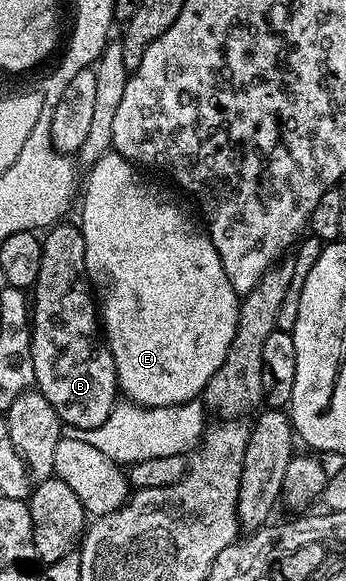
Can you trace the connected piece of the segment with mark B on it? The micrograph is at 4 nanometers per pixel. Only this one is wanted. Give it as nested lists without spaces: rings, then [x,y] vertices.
[[[55,224],[45,231],[40,276],[32,288],[34,386],[52,404],[63,424],[74,426],[75,431],[91,430],[108,420],[120,391],[110,345],[100,333],[100,306],[86,272],[84,236],[77,225],[62,225],[66,224]]]

